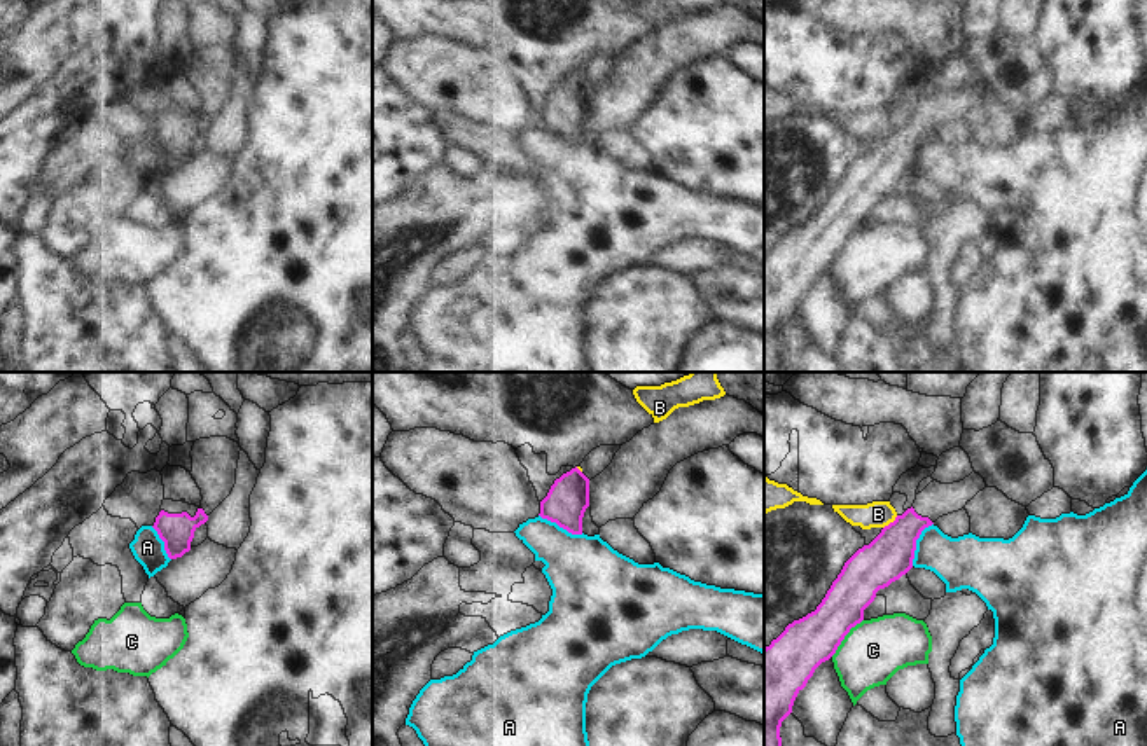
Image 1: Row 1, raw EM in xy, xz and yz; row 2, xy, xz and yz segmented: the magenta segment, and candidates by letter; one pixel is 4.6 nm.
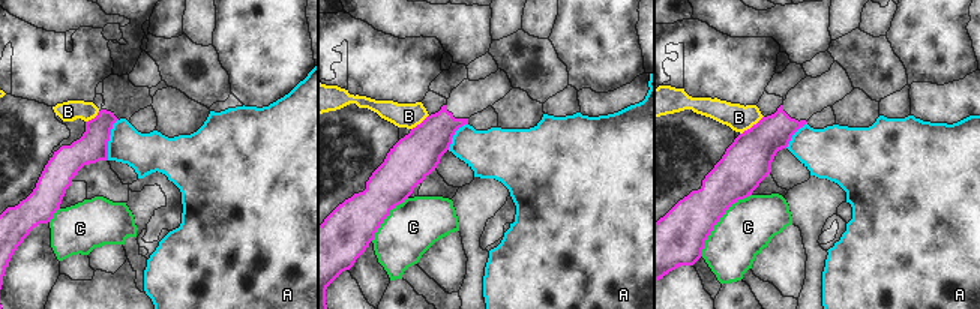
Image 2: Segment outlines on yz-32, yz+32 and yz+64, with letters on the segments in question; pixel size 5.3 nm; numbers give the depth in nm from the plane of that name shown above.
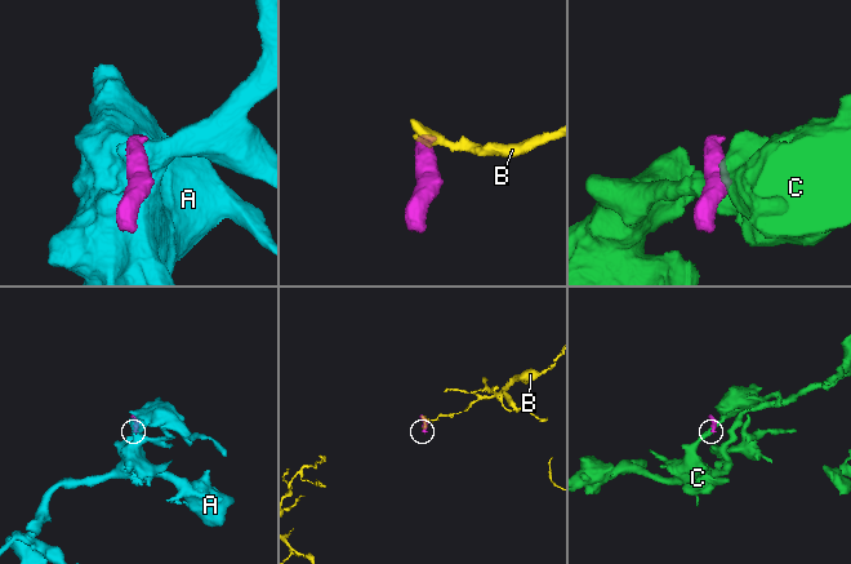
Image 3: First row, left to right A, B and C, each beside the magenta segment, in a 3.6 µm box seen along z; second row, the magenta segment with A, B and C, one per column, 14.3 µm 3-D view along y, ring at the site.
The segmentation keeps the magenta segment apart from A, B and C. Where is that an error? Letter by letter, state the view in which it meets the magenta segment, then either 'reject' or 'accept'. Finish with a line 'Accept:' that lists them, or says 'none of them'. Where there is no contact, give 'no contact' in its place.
A: yz | reject
B: yz | reject
C: yz | reject
Accept: none of them

